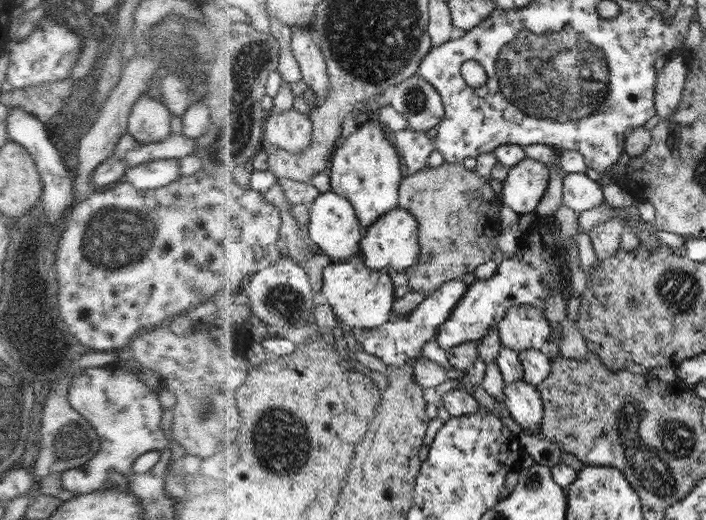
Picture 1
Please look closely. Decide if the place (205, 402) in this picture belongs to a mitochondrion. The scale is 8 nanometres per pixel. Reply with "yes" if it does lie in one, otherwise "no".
yes

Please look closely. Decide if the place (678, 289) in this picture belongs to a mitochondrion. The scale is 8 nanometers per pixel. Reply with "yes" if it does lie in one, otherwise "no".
yes

